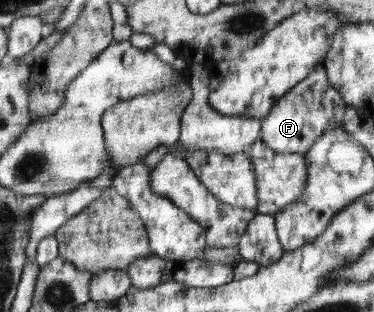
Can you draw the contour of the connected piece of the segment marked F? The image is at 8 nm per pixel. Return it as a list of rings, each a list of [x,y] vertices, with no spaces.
[[[322,61],[297,85],[288,89],[260,120],[259,140],[276,153],[304,154],[323,132],[340,125],[346,103],[327,81]]]

